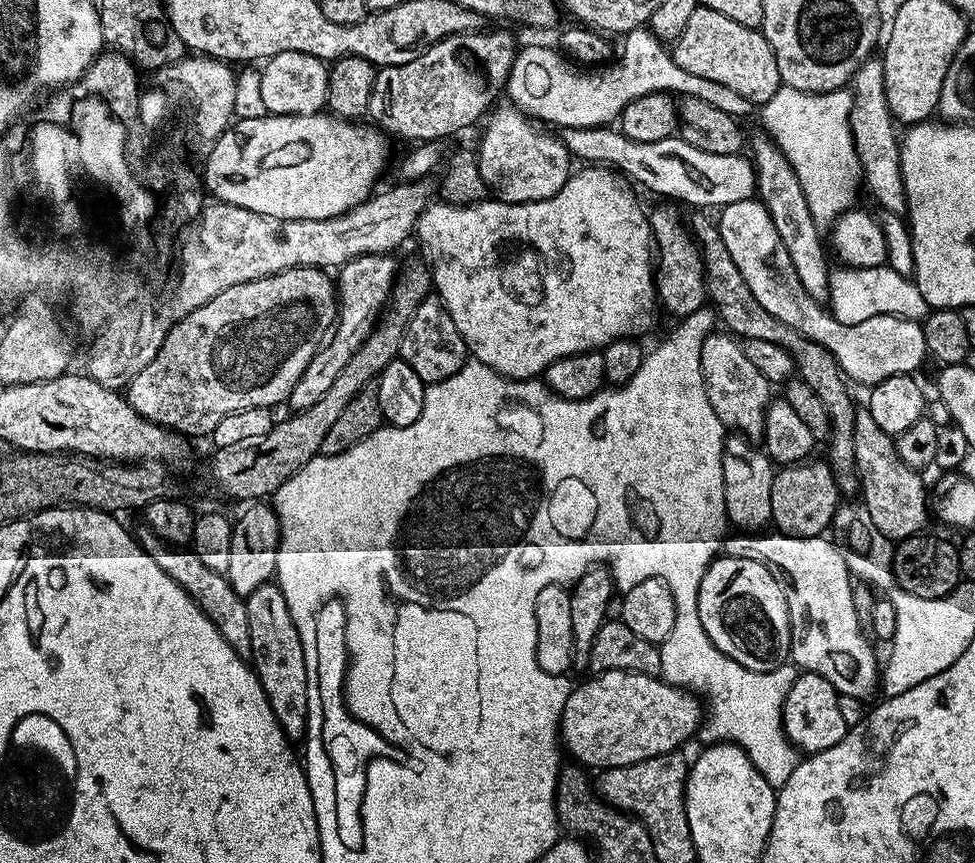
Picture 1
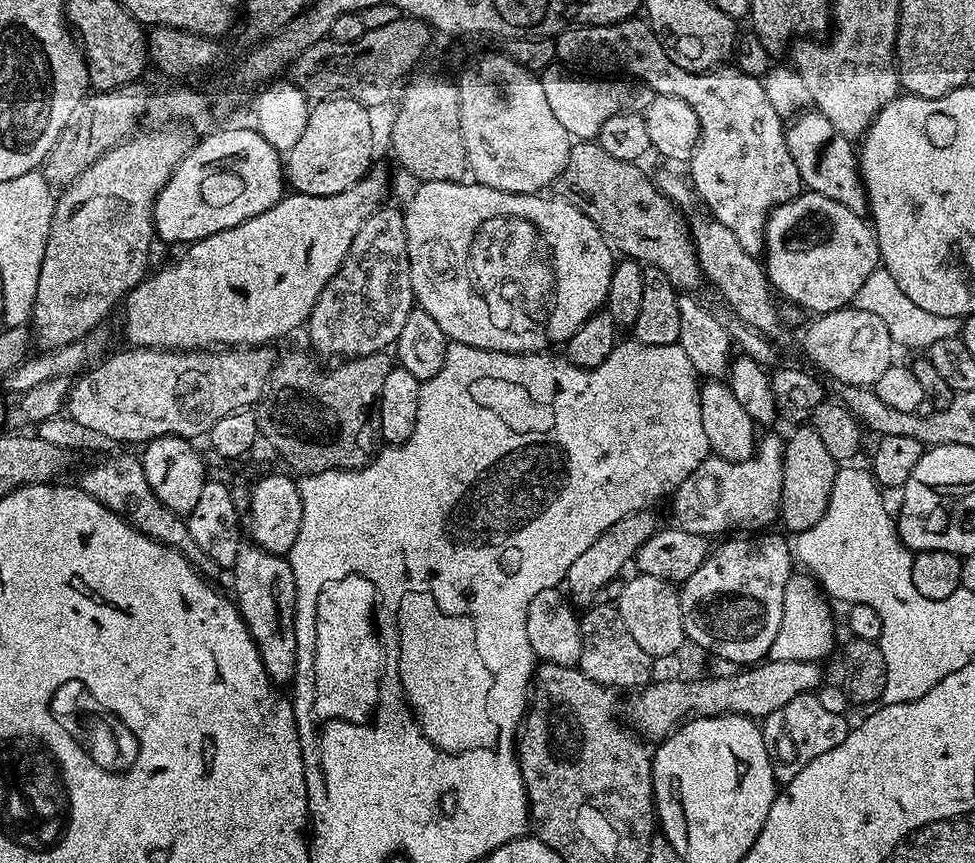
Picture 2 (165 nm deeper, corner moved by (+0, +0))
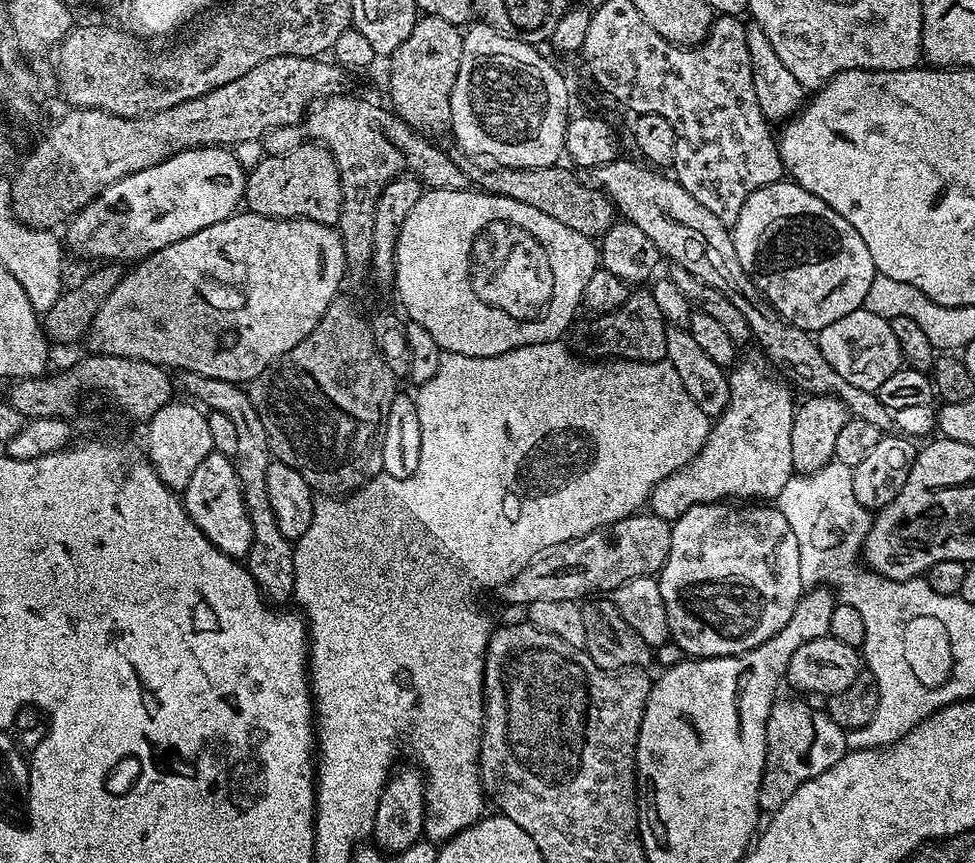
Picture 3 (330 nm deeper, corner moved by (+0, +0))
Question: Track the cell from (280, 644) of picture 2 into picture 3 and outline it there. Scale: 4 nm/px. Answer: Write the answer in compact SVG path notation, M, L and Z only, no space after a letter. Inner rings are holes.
M184 372L182 378L184 388L193 396L189 396L193 401L199 402L205 409L226 414L226 418L234 422L238 433L238 450L234 463L238 482L242 486L242 498L246 502L246 514L250 514L252 523L252 545L246 557L246 567L254 582L260 587L265 601L276 606L287 605L284 603L287 600L291 601L294 596L294 544L285 538L282 530L278 530L274 510L270 510L270 494L266 494L266 470L274 460L266 438L266 426L262 426L258 410L254 410L247 391L241 385L218 378L197 376L194 372Z

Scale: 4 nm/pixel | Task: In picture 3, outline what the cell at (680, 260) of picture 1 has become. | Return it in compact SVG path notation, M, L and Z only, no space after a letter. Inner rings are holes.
M633 291L626 303L618 310L596 314L591 319L589 324L577 323L570 332L573 340L571 343L575 351L585 357L595 358L600 362L637 360L645 364L646 362L658 362L668 355L666 340L670 325L664 319L662 310L658 310L658 302L654 302L651 291Z

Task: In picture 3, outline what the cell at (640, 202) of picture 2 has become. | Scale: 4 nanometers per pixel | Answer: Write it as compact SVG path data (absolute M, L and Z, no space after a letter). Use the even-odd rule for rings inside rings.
M493 167L493 172L483 172L480 168L468 168L467 179L472 180L477 189L491 192L493 196L514 198L514 202L526 202L526 206L534 206L534 210L542 210L542 214L550 214L550 218L558 218L562 226L570 226L570 230L578 230L589 238L603 237L617 219L618 212L613 201L599 187L579 180L571 167L560 168L501 168Z

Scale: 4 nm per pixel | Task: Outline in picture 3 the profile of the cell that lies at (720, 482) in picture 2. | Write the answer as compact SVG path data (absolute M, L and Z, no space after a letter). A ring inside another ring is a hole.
M743 360L728 372L730 402L723 414L715 417L714 423L709 427L702 450L698 450L696 457L687 466L662 478L662 482L654 486L646 501L651 515L671 522L686 514L690 506L699 504L772 502L782 494L782 486L786 486L788 479L793 476L790 458L790 430L796 413L794 400L792 404L793 389L779 375L773 374L765 363L762 365L755 364L752 360Z

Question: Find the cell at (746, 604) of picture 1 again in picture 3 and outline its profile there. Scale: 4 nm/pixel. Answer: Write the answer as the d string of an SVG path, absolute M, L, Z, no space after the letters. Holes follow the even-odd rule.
M721 502L718 504L699 504L690 506L686 514L682 514L670 524L670 554L666 558L663 568L658 573L662 602L666 602L666 618L670 640L681 647L689 657L707 658L710 656L737 656L750 651L754 646L766 642L794 614L802 593L805 591L802 574L798 570L798 538L794 538L794 530L790 530L790 522L780 513L779 507L769 506L764 502Z

